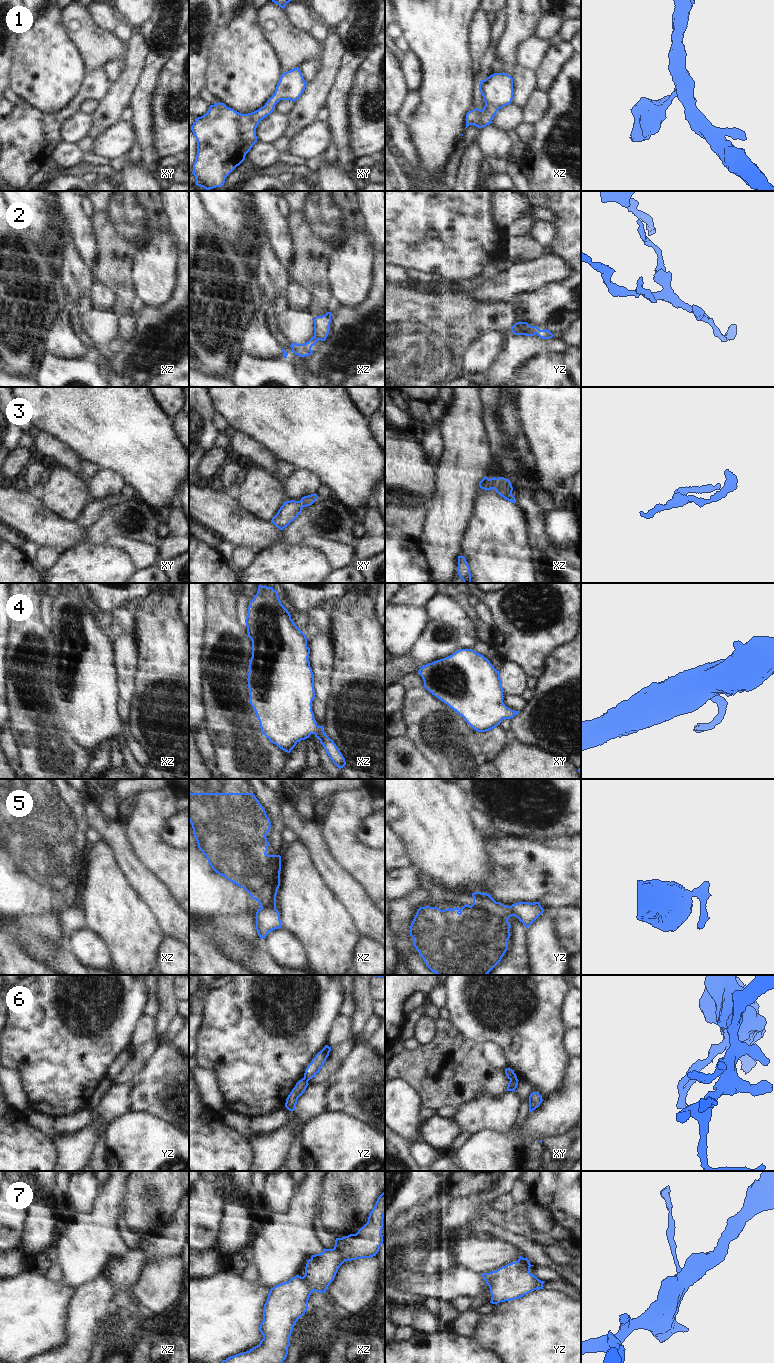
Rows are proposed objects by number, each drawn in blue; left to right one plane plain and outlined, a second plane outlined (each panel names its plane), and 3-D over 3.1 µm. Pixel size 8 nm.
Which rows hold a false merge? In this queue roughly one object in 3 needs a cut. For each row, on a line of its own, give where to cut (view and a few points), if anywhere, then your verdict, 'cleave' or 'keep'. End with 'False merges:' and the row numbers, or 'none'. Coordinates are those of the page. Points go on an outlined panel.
1: cut none; keep
2: cut yz (530, 326), (535, 333); cleave
3: cut none; keep
4: cut none; keep
5: cut xz (275, 907), (261, 908); cleave
6: cut xy (516, 1078), (510, 1079); cleave
7: cut none; keep
False merges: 2, 5, 6

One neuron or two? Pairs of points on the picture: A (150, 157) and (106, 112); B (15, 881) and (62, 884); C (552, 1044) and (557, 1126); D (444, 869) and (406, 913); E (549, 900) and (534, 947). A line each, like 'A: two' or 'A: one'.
A: two
B: one
C: two
D: two
E: two

